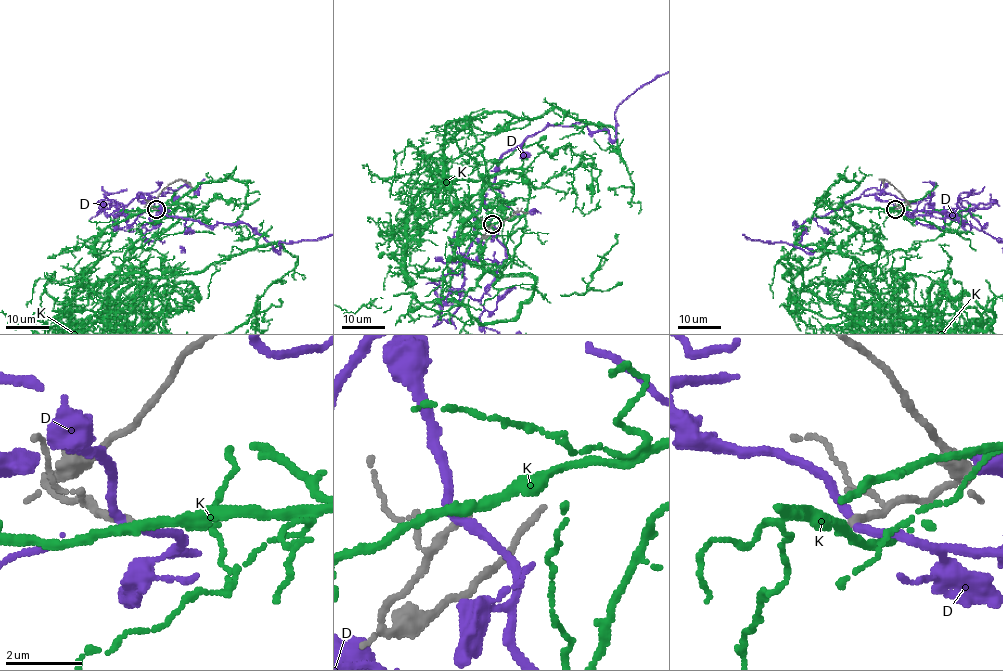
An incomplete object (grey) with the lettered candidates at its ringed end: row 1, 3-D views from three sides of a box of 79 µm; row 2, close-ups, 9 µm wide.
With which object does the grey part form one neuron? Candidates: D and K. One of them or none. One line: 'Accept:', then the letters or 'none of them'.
Accept: none of them

